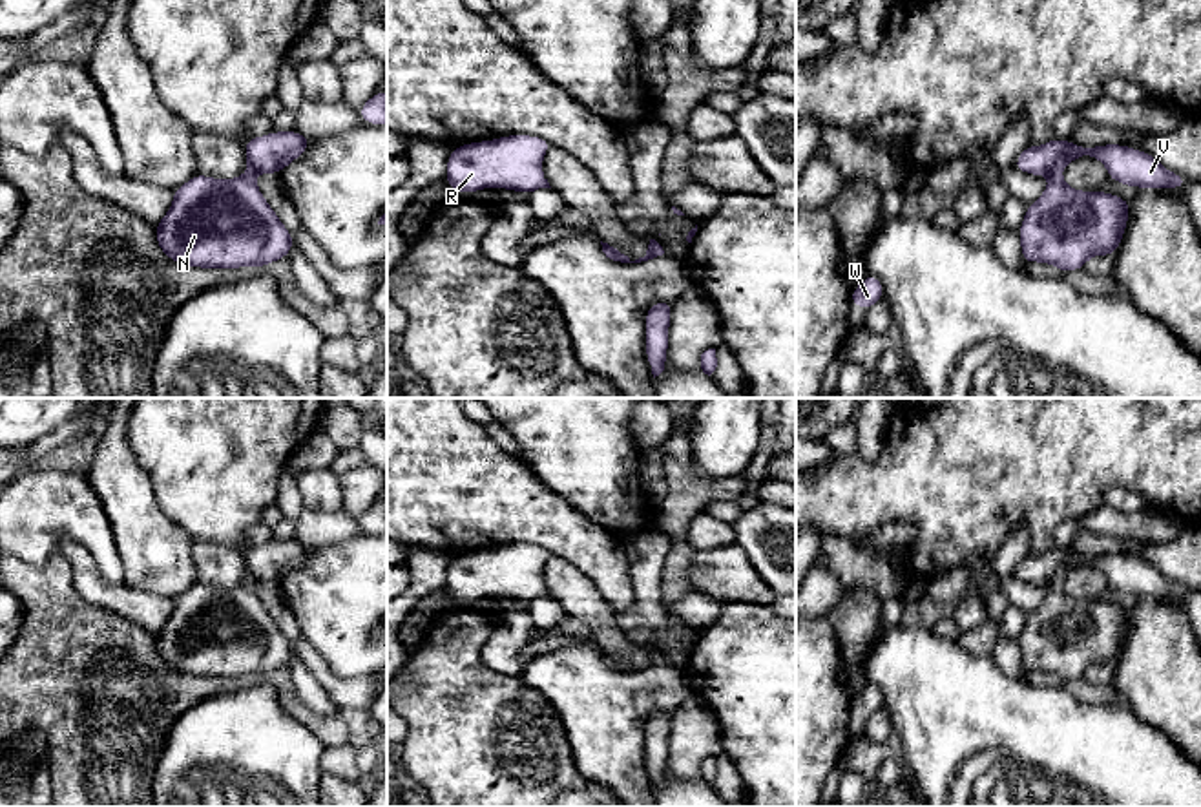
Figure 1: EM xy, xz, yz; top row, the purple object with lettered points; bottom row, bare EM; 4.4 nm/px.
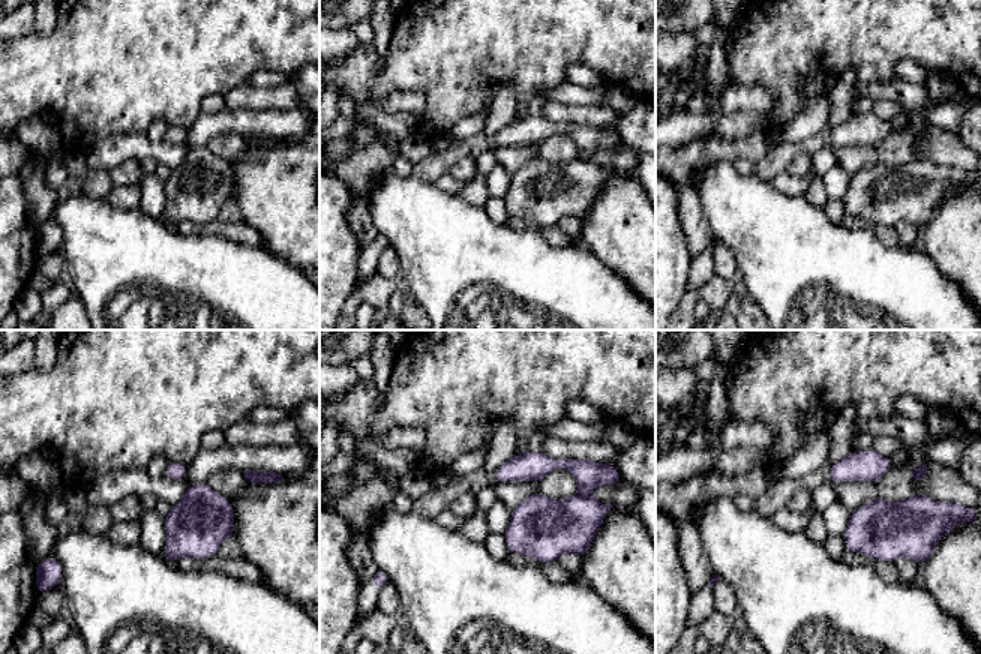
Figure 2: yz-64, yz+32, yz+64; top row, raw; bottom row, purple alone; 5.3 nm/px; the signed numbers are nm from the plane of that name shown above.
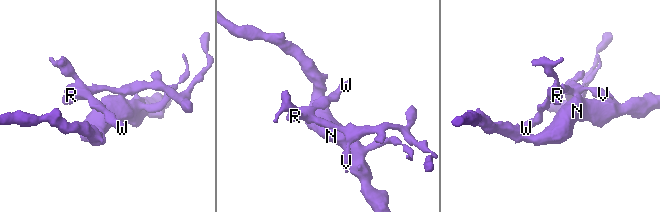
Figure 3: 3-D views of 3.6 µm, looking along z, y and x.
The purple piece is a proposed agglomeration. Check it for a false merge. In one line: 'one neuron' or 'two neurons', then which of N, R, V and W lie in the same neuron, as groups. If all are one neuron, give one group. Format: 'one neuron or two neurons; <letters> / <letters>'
two neurons; N / R V W

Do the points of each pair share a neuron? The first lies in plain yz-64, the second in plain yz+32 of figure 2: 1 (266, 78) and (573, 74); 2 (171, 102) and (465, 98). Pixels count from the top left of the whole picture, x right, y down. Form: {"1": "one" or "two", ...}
{"1": "one", "2": "one"}

